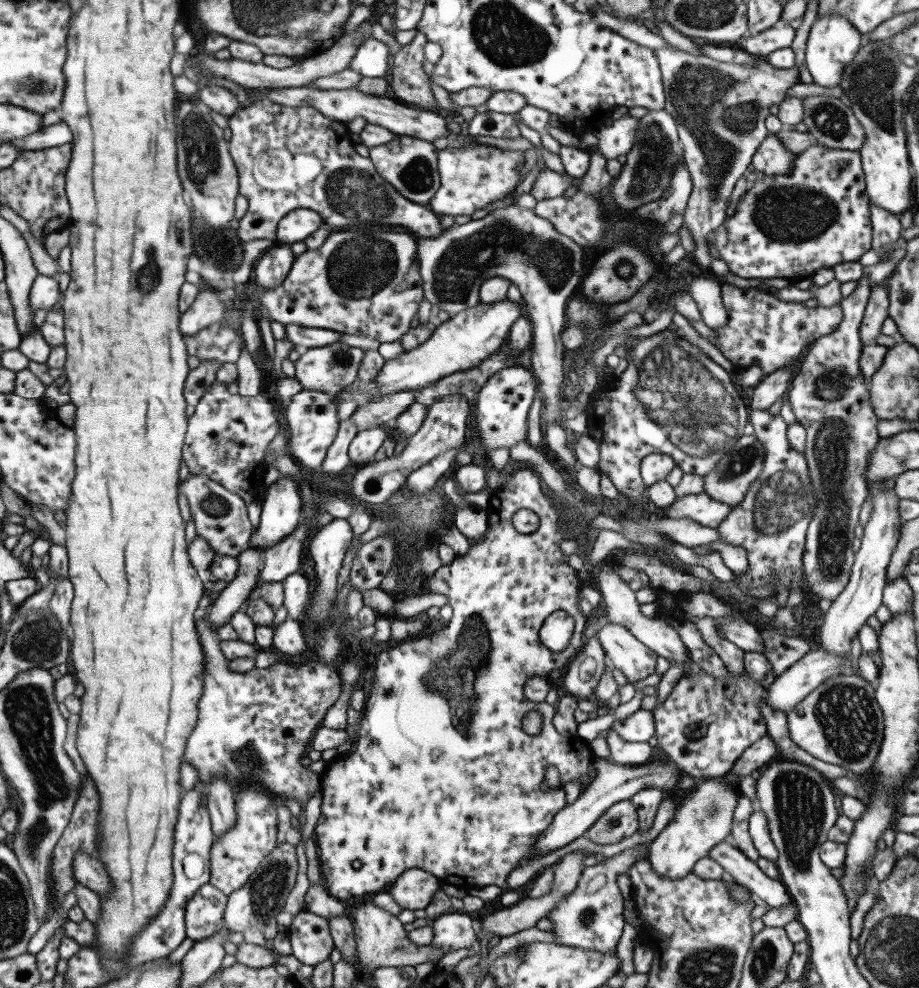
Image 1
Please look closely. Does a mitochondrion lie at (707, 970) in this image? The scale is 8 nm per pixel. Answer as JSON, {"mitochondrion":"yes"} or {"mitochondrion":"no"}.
{"mitochondrion":"yes"}

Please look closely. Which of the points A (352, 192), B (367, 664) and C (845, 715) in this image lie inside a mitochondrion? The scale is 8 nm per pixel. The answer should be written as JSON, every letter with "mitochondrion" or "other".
{"A":"mitochondrion","B":"other","C":"mitochondrion"}

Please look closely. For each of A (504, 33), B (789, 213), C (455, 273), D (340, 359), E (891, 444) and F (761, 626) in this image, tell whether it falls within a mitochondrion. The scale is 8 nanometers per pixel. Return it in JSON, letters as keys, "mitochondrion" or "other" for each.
{"A":"mitochondrion","B":"mitochondrion","C":"mitochondrion","D":"mitochondrion","E":"other","F":"other"}

